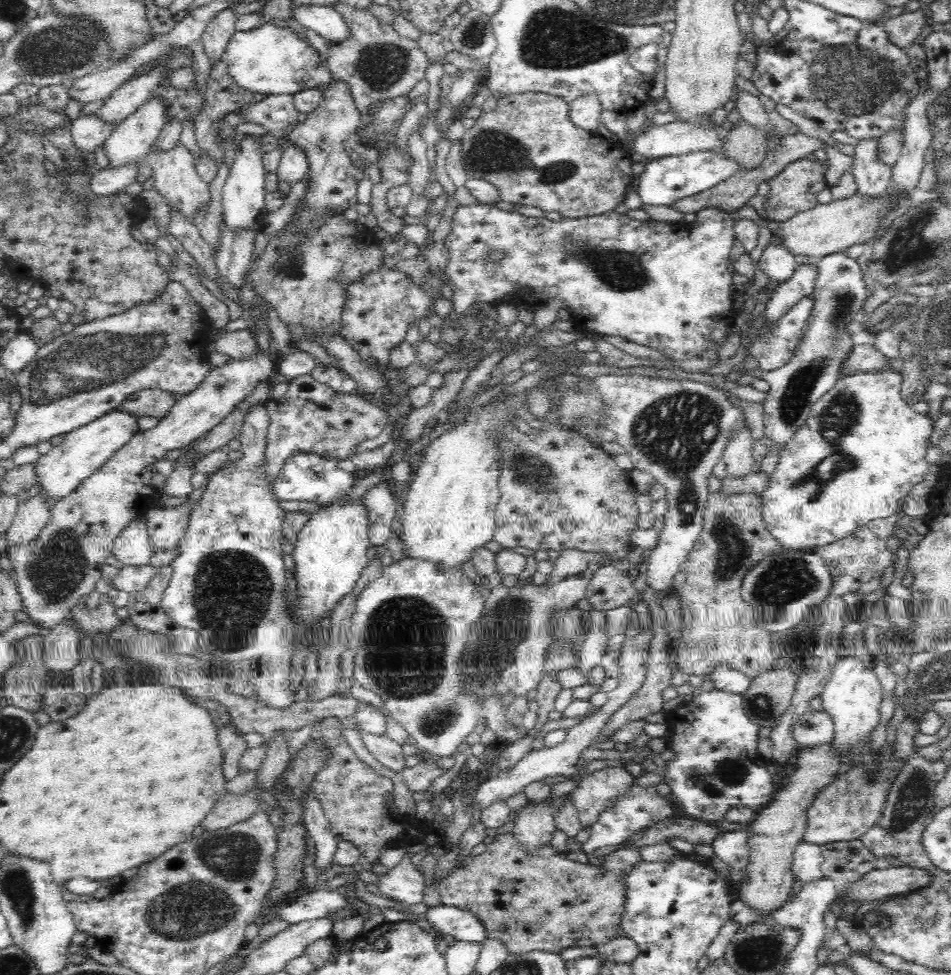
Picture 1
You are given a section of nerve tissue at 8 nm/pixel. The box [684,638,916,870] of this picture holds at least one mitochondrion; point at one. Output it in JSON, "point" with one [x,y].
{"point":[730,772]}

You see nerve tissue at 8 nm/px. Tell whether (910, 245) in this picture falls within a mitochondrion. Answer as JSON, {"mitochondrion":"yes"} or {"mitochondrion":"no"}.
{"mitochondrion":"yes"}

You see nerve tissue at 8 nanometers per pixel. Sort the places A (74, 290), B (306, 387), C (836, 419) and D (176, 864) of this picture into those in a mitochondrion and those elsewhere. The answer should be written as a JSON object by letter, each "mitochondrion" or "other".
{"A":"other","B":"other","C":"mitochondrion","D":"mitochondrion"}

